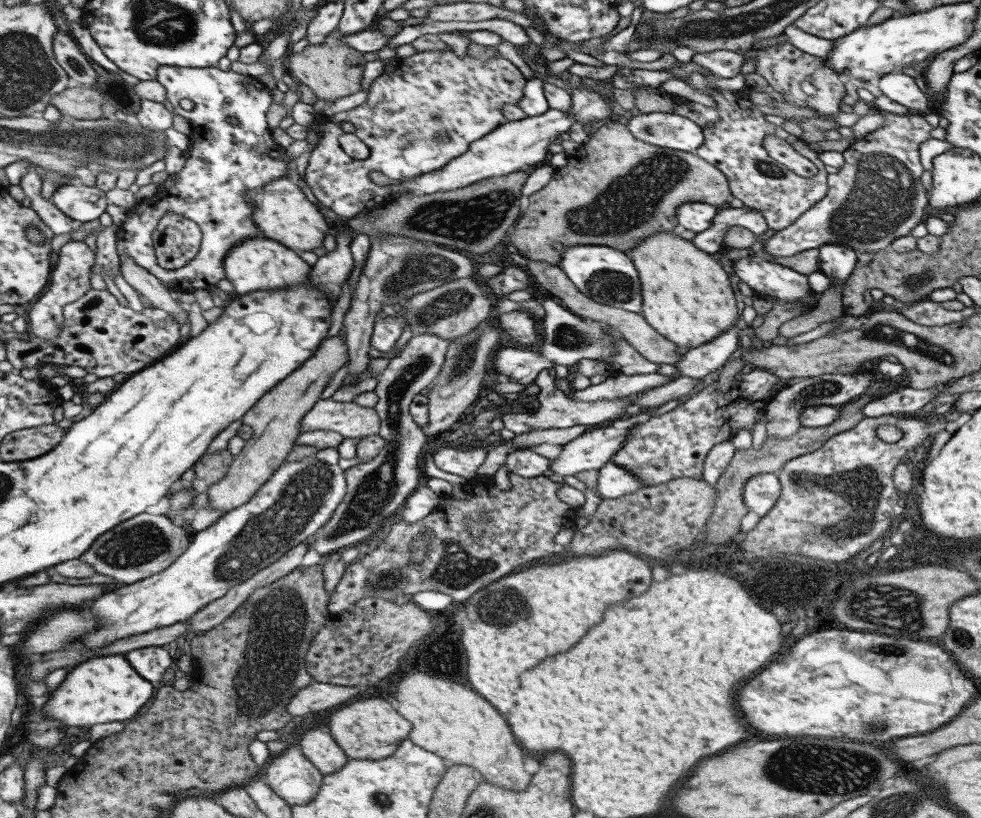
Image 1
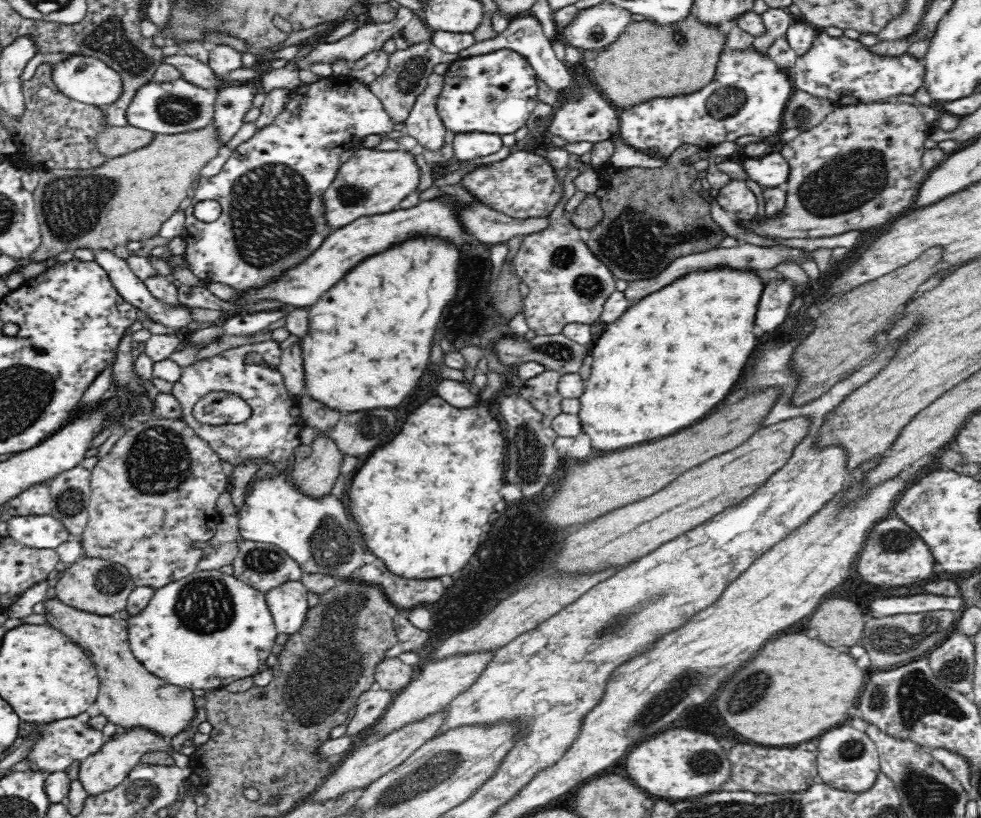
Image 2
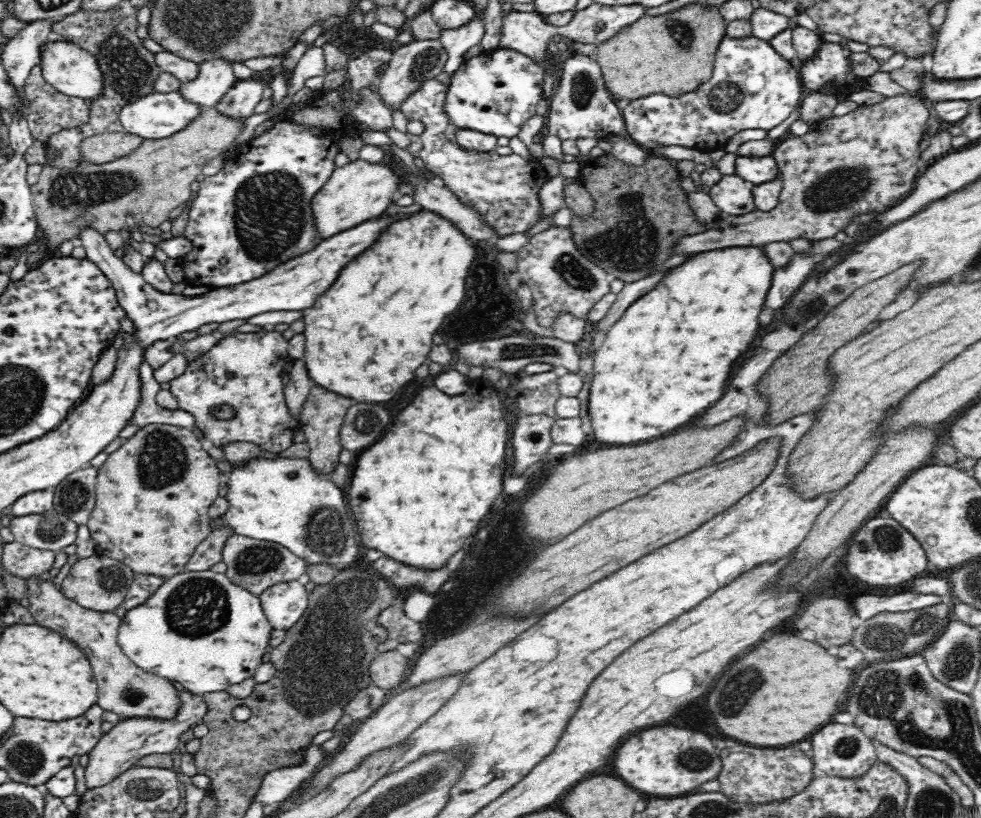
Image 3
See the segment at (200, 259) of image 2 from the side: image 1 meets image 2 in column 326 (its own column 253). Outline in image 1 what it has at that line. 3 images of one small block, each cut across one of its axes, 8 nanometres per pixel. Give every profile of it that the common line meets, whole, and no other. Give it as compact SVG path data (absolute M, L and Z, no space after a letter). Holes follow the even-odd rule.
M162 66L157 70L157 81L166 89L167 99L179 118L189 120L192 126L191 134L195 145L188 152L186 163L178 173L178 179L174 185L164 187L146 200L140 201L138 205L127 210L127 219L117 230L117 252L120 255L128 255L138 263L138 266L145 268L150 274L156 274L161 282L169 284L174 292L189 292L214 288L217 282L225 278L223 267L224 257L229 250L245 238L264 237L258 230L251 217L251 206L245 201L248 190L260 190L271 180L288 177L288 168L294 167L293 160L285 161L286 148L280 146L272 136L272 129L269 128L267 112L273 103L270 89L257 77L245 74L238 74L232 71L224 71L218 67L188 68L178 66ZM180 100L192 100L193 110L185 110L180 106ZM226 118L236 118L238 125L226 121ZM284 170L287 173L284 174ZM174 211L183 217L193 220L202 231L201 247L198 254L189 260L182 268L169 271L158 271L156 267L155 248L153 247L153 232L160 222L160 219L168 212Z

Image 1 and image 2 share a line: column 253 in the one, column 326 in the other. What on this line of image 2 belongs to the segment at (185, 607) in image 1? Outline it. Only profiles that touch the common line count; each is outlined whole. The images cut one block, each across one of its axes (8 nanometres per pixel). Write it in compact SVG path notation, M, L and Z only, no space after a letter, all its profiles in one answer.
M285 470L285 474L276 474L272 478L255 479L250 484L250 492L244 492L245 503L239 510L239 532L243 540L252 542L265 542L282 547L293 558L306 574L321 574L322 576L337 577L344 580L364 565L364 542L358 538L358 534L352 532L350 520L346 516L346 510L342 502L338 502L332 494L326 494L322 498L310 498L302 494L289 479L291 470Z

